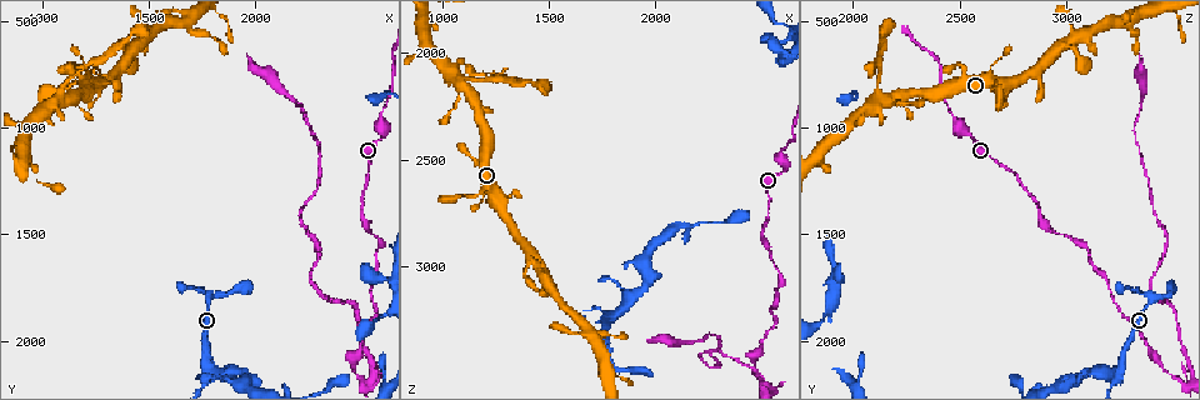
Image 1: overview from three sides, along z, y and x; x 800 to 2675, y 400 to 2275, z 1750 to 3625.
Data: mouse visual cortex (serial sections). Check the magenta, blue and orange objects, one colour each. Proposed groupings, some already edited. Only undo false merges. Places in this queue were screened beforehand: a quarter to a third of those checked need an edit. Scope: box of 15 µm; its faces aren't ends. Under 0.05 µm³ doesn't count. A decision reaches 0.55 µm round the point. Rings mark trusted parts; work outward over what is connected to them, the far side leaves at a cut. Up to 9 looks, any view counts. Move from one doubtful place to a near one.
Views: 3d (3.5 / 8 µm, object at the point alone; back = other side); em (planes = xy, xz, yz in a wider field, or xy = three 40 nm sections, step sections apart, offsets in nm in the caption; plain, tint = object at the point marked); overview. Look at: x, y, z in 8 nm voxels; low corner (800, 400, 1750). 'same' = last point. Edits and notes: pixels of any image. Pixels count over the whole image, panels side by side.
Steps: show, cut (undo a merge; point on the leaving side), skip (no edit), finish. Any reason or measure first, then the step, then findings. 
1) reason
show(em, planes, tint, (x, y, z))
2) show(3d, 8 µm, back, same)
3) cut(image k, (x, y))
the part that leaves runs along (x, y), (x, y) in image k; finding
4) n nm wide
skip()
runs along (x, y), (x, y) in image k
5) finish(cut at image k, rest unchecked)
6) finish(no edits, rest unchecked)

abrupt turn
show(3d, 3.5 µm, (1730, 1750, 3300))

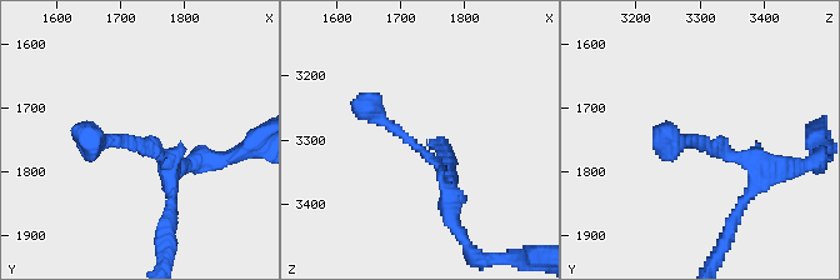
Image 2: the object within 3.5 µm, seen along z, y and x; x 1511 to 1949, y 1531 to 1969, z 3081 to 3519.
show(em, xy, step 2, tint, (1725, 1765, 3310))

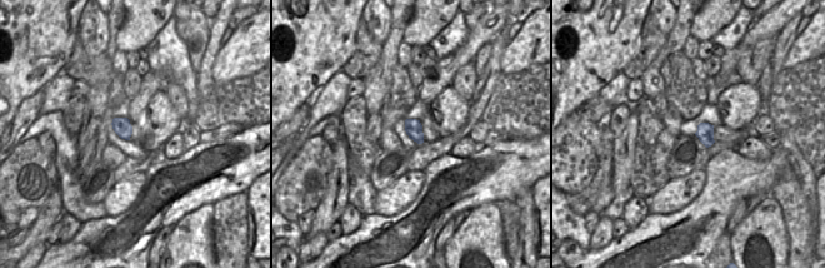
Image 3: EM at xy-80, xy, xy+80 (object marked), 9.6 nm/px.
skip()
all the same cell

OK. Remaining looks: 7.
a narrow waist
show(3d, 8 µm, (2470, 2160, 3500))

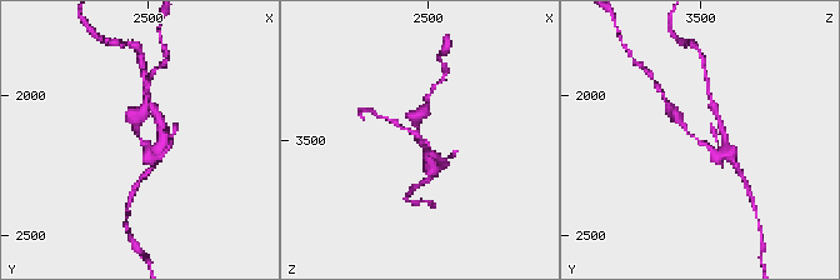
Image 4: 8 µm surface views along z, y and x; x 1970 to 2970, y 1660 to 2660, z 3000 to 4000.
show(3d, 3.5 µm, (2470, 2160, 3490))

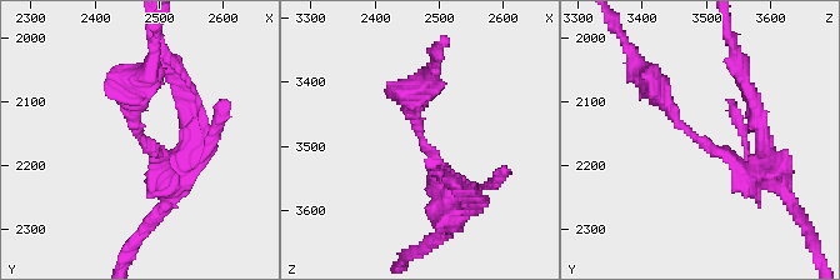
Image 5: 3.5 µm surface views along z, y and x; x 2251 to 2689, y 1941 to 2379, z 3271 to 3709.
arms of 250, 300 nm
show(em, xy, step 1, tint, (2475, 2165, 3495))

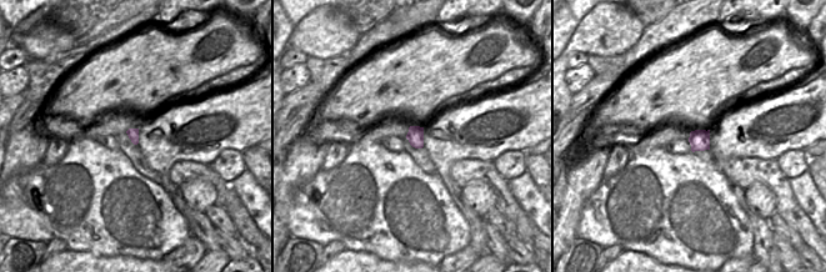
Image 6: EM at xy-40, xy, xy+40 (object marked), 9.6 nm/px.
cut(image 5, (204, 144))
the part that leaves runs along (159, 171), (194, 151), (183, 90) in image 5; a second cell is stuck on

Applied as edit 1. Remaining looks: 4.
see it whole again
show(overview)

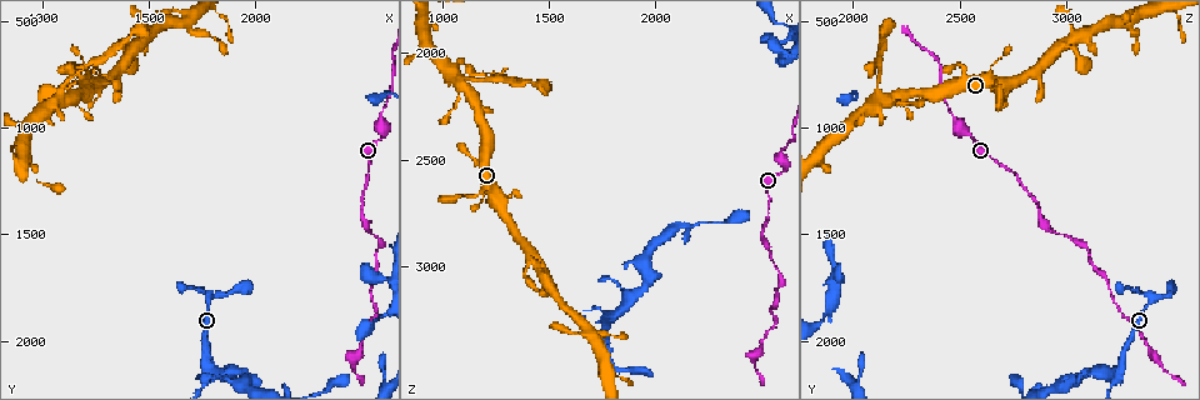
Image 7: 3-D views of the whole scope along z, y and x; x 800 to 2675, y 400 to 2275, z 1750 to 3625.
arms part here
show(3d, 8 µm, (1070, 870, 2150))

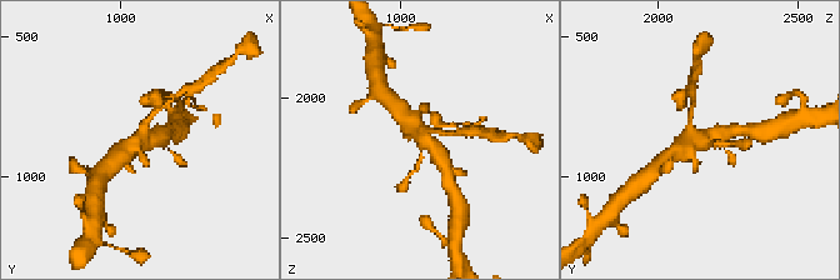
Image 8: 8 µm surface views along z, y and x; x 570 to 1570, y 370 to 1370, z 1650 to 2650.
zoom in
show(3d, 3.5 µm, (1090, 880, 2140))

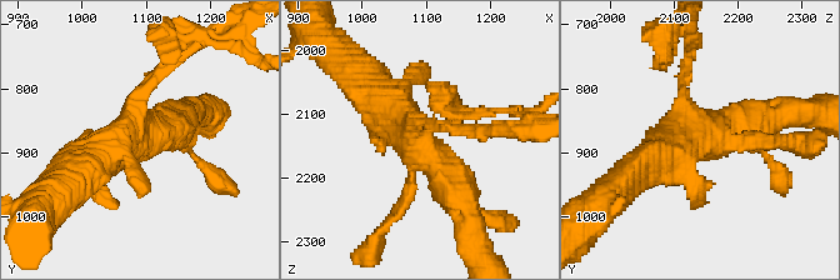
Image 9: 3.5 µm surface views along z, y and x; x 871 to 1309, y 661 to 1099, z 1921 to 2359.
skip()
runs along (466, 209), (448, 173), (370, 86) in image 9; continuous, no second cell

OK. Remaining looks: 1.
finish(cut at image 5, rest unchecked)

